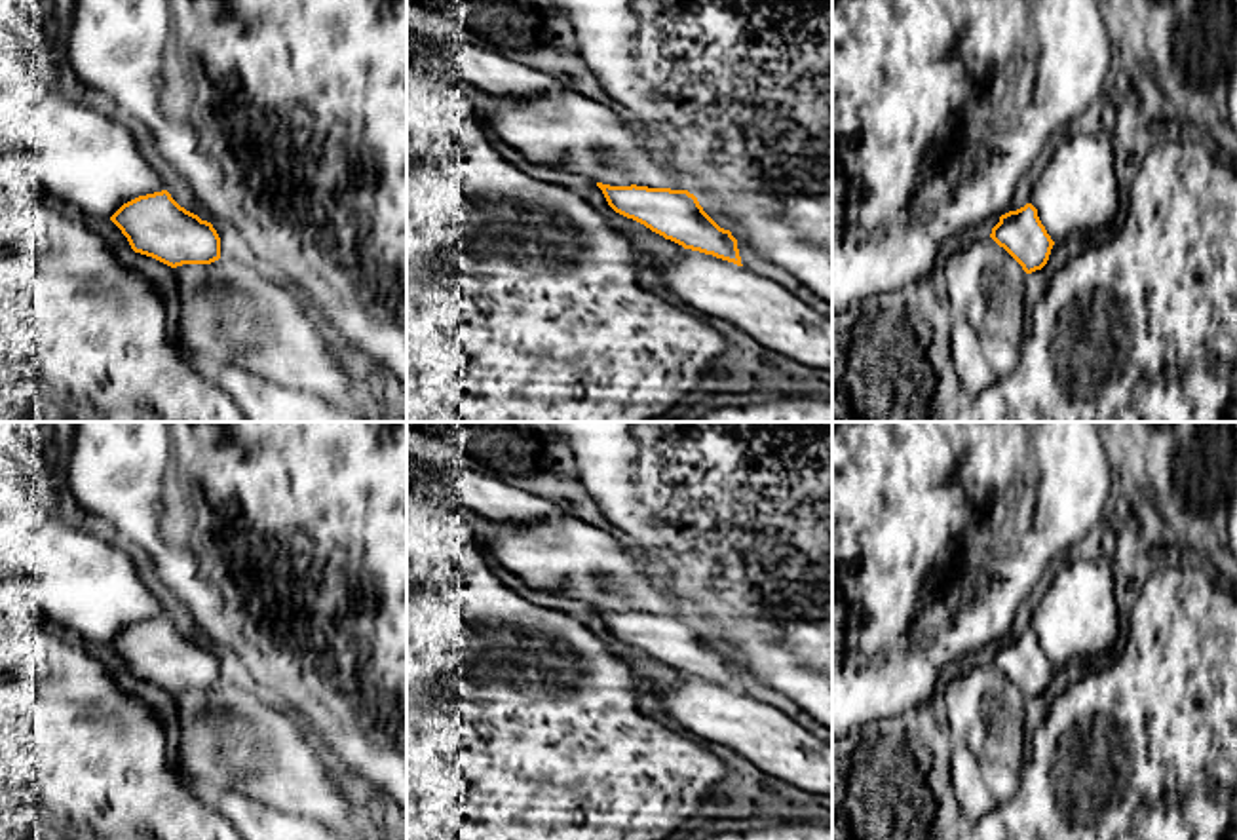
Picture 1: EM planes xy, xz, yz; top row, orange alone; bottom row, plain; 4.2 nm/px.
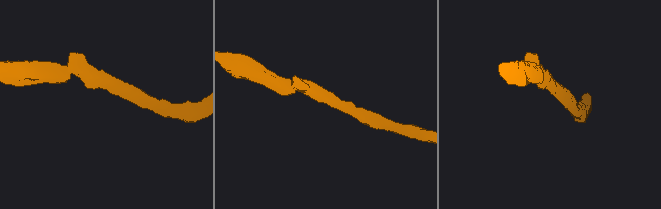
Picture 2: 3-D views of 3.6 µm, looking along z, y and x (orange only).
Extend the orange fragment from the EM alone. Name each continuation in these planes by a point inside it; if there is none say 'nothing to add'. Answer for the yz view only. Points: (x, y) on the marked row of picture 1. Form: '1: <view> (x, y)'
nothing to add

